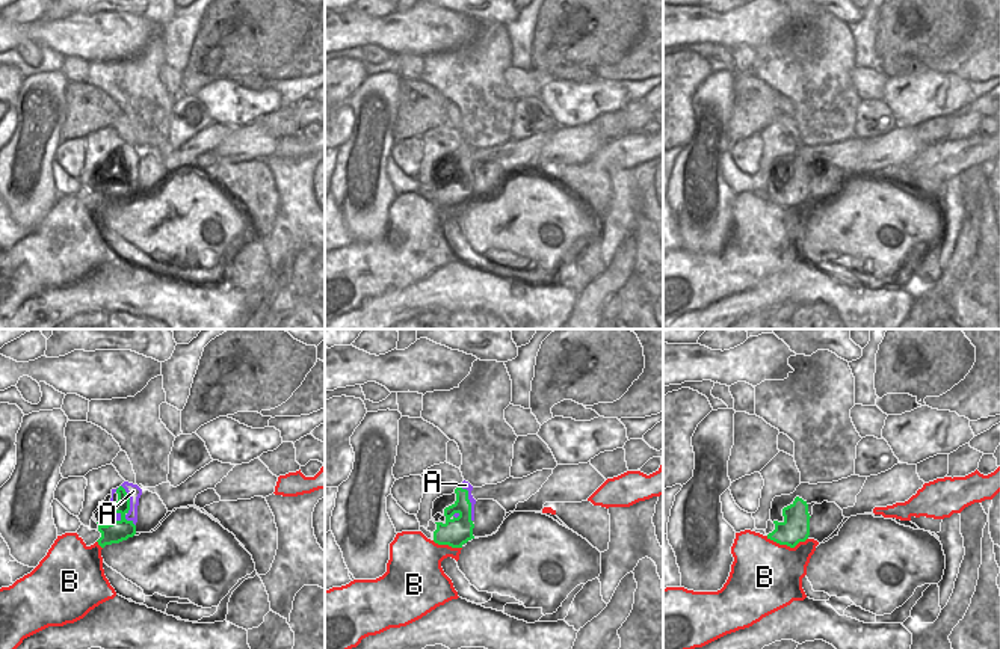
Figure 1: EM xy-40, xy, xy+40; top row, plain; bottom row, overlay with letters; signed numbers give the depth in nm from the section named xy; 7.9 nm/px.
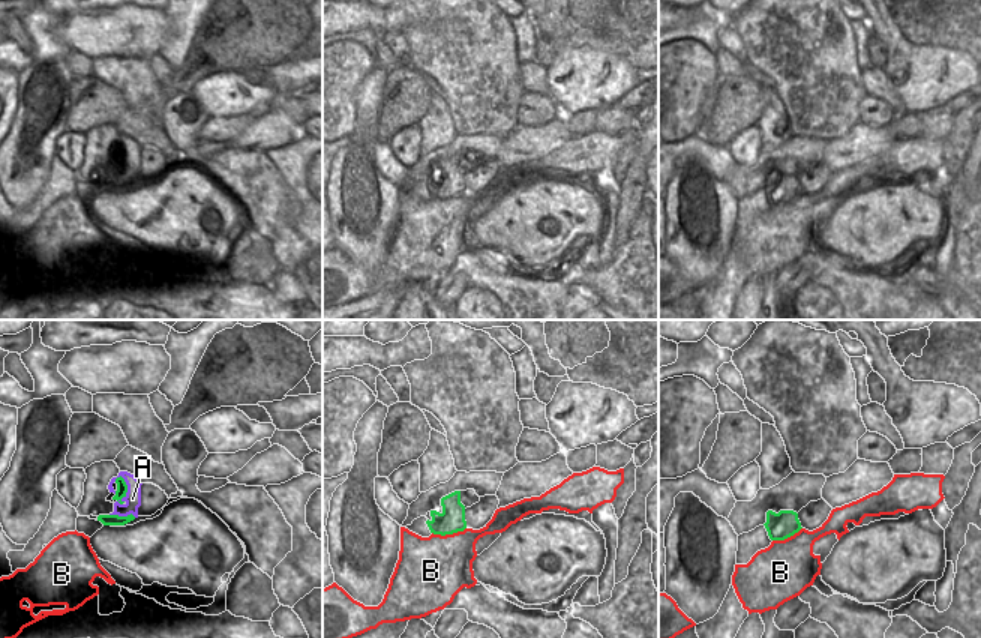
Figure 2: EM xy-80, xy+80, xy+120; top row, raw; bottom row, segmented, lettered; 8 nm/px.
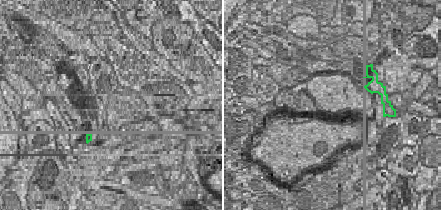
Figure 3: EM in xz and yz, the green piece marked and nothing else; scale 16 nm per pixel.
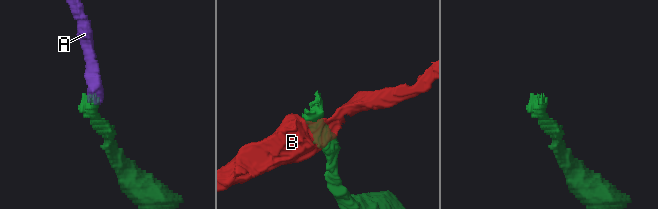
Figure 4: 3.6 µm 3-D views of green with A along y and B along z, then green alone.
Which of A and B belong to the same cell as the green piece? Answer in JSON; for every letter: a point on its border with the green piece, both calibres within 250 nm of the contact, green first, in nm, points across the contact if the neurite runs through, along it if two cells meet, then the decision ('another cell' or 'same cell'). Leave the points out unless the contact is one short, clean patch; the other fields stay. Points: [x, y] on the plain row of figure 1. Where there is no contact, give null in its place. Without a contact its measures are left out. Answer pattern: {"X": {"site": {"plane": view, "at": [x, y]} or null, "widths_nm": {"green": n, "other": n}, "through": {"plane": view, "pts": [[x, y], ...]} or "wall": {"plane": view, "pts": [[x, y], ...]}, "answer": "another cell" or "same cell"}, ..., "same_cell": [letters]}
{"A": {"site": {"plane": "xy-40", "at": [129, 168]}, "widths_nm": {"green": 170, "other": 120}, "through": {"plane": "xy-40", "pts": [[117, 193], [129, 168], [129, 157], [133, 153]]}, "answer": "same cell"}, "B": {"site": {"plane": "xy+40", "at": [787, 207]}, "widths_nm": {"green": 220, "other": 480}, "answer": "another cell"}, "same_cell": ["A"]}

